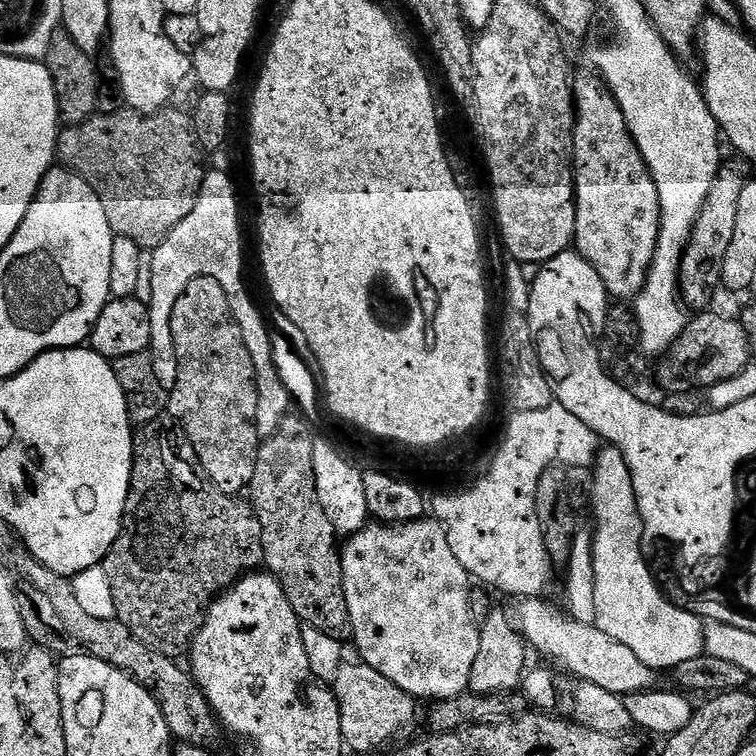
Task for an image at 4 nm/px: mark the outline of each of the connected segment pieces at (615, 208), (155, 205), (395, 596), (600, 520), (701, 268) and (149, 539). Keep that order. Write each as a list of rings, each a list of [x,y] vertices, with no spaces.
[[[577,75],[574,80],[574,105],[576,108],[576,129],[574,130],[574,158],[576,159],[576,238],[574,248],[582,258],[586,258],[586,262],[590,262],[590,266],[594,266],[594,270],[598,270],[598,278],[602,278],[609,297],[616,299],[617,296],[620,299],[617,301],[632,302],[635,301],[636,295],[640,293],[642,286],[646,282],[648,271],[654,258],[654,250],[658,246],[658,230],[660,229],[658,188],[654,186],[654,178],[650,174],[650,170],[646,166],[646,162],[642,158],[642,154],[638,150],[634,138],[626,126],[626,118],[622,114],[622,110],[618,106],[616,99],[612,97],[612,91],[600,79],[599,75],[591,75]]]
[[[125,110],[113,116],[97,114],[86,122],[65,127],[56,142],[59,163],[69,172],[77,172],[92,187],[94,194],[98,194],[113,233],[119,239],[121,236],[137,244],[140,250],[156,249],[190,214],[198,202],[206,175],[205,157],[196,143],[196,132],[192,129],[189,113],[168,111],[145,114]]]
[[[435,518],[412,520],[408,524],[369,523],[343,541],[340,565],[350,636],[356,639],[359,659],[421,701],[439,702],[465,695],[474,658],[478,658],[480,628],[470,614],[473,581],[462,562],[454,558],[443,524]]]
[[[614,446],[601,447],[597,452],[592,468],[592,502],[590,512],[596,515],[596,537],[592,540],[592,564],[590,560],[590,571],[594,574],[594,614],[596,615],[596,627],[602,630],[602,634],[610,634],[610,638],[614,638],[614,642],[622,642],[622,646],[626,646],[626,650],[630,650],[630,654],[634,654],[634,658],[638,658],[646,666],[657,670],[673,670],[680,663],[687,662],[690,659],[696,659],[704,652],[704,624],[699,620],[700,616],[695,612],[688,612],[684,608],[673,604],[663,592],[660,591],[660,585],[656,583],[656,579],[652,577],[652,572],[648,569],[648,564],[644,561],[645,539],[644,526],[645,521],[640,516],[638,510],[638,502],[634,494],[634,482],[630,474],[630,466],[626,466],[626,458],[622,458],[622,454]]]
[[[725,163],[721,167],[720,173],[714,178],[714,186],[710,186],[710,194],[706,196],[702,214],[698,214],[698,222],[694,222],[694,230],[688,239],[678,277],[680,299],[685,309],[707,309],[711,305],[708,303],[715,298],[716,291],[721,291],[722,258],[726,258],[726,250],[734,235],[734,217],[738,214],[736,205],[738,194],[742,194],[742,186],[749,175],[747,172],[750,171],[747,163],[739,163]]]
[[[161,418],[151,420],[143,425],[135,433],[132,442],[132,481],[124,507],[124,521],[120,527],[118,538],[107,554],[104,555],[102,567],[106,570],[106,578],[110,578],[110,590],[114,593],[114,606],[116,607],[116,619],[128,627],[130,634],[138,638],[146,646],[150,646],[155,652],[161,652],[164,656],[179,657],[179,652],[187,653],[191,649],[193,640],[200,633],[204,624],[204,616],[212,601],[222,592],[228,591],[236,581],[241,580],[259,569],[264,564],[264,547],[262,546],[262,526],[256,517],[256,511],[252,509],[247,499],[228,496],[225,492],[219,492],[205,476],[198,458],[194,454],[194,446],[184,437],[175,420]]]

